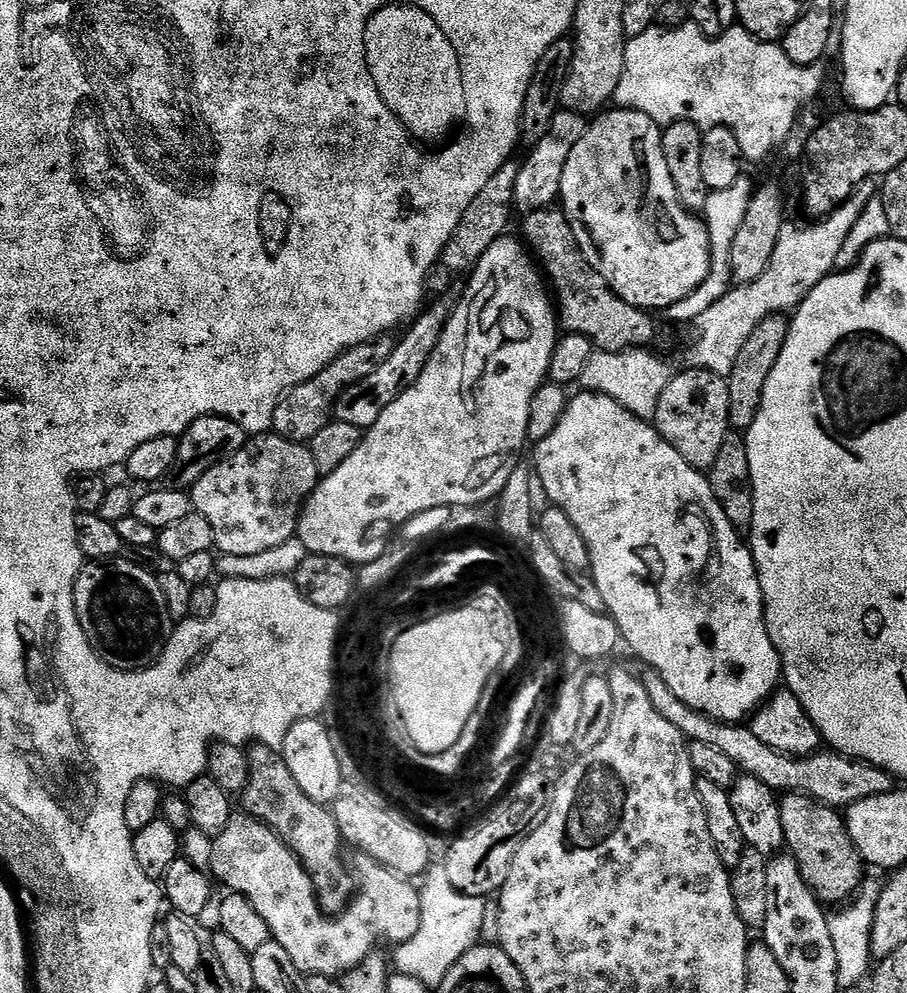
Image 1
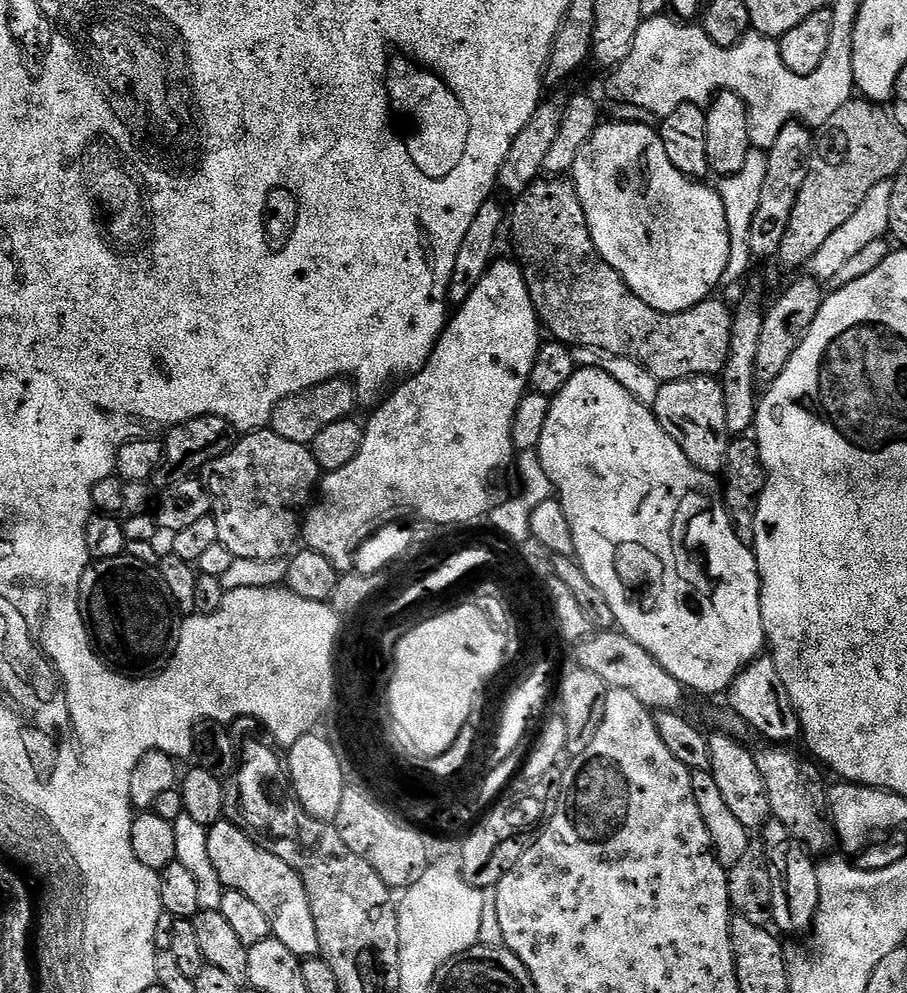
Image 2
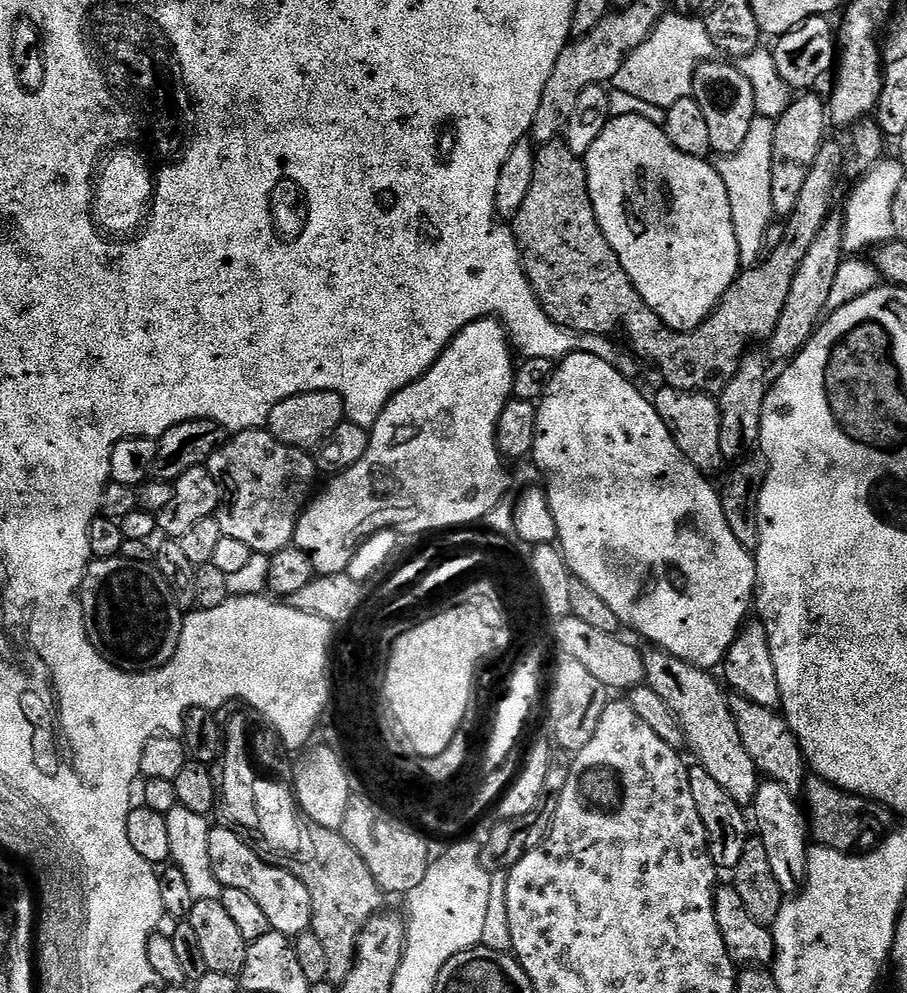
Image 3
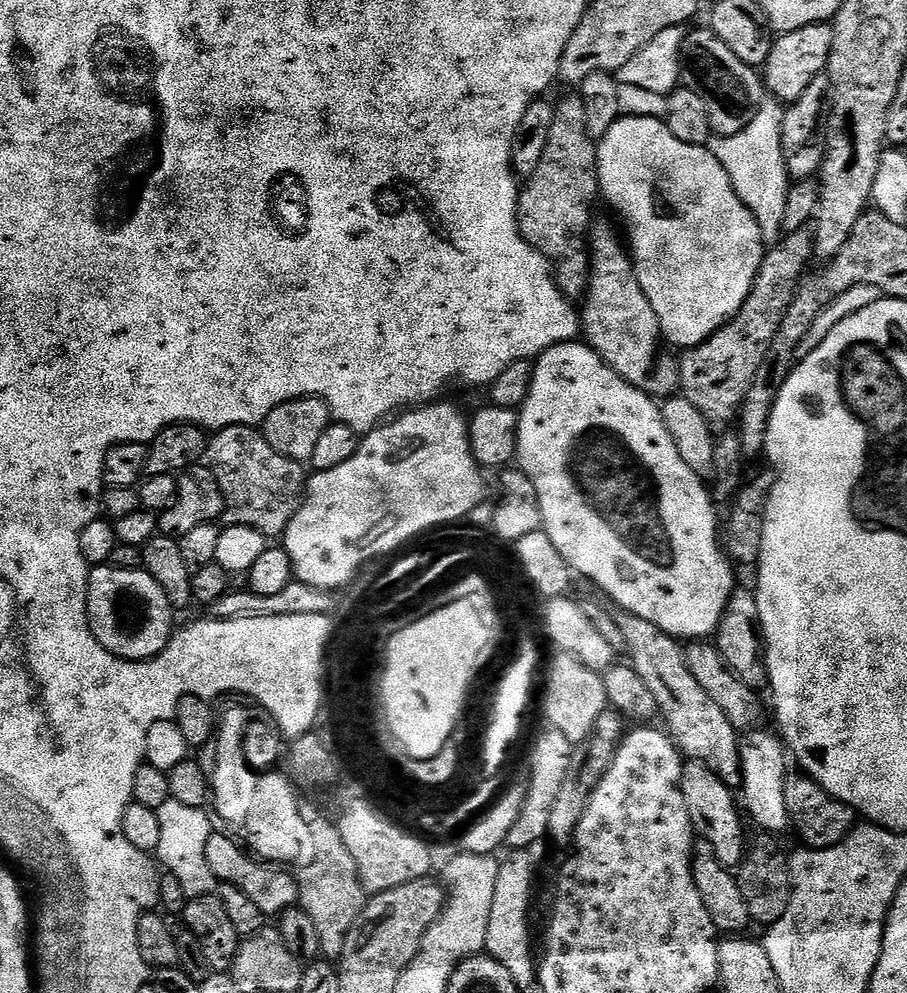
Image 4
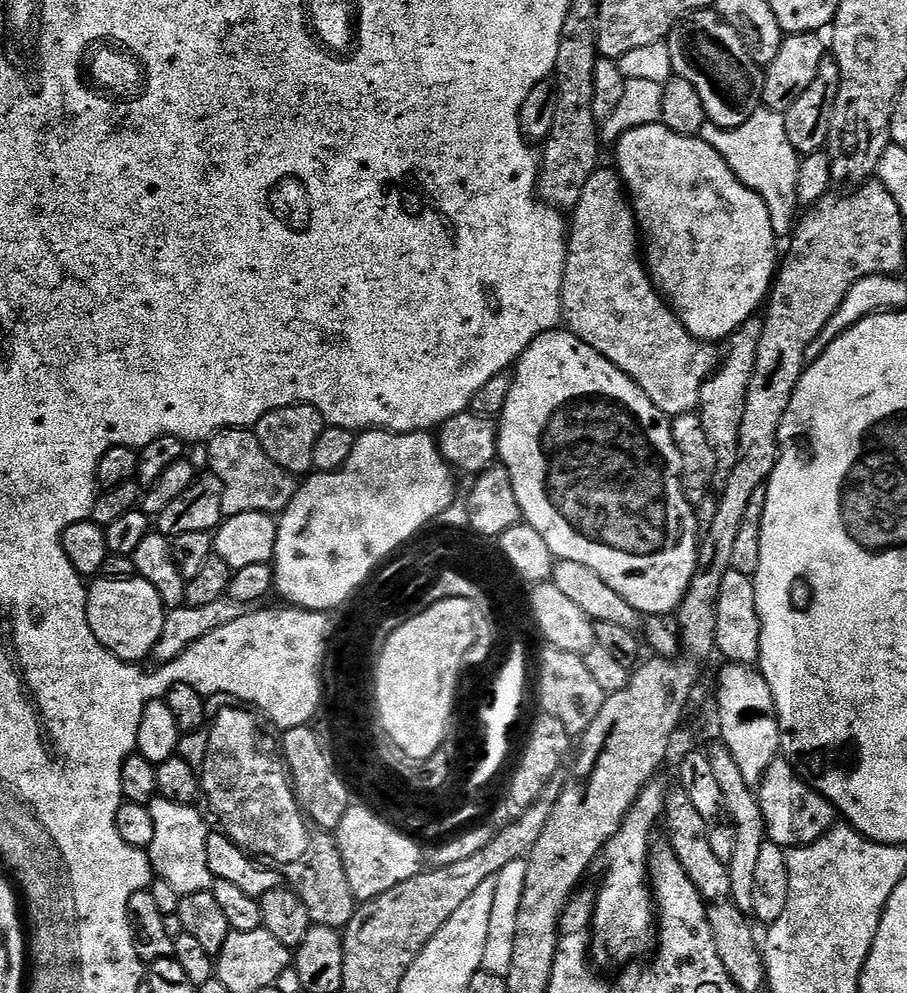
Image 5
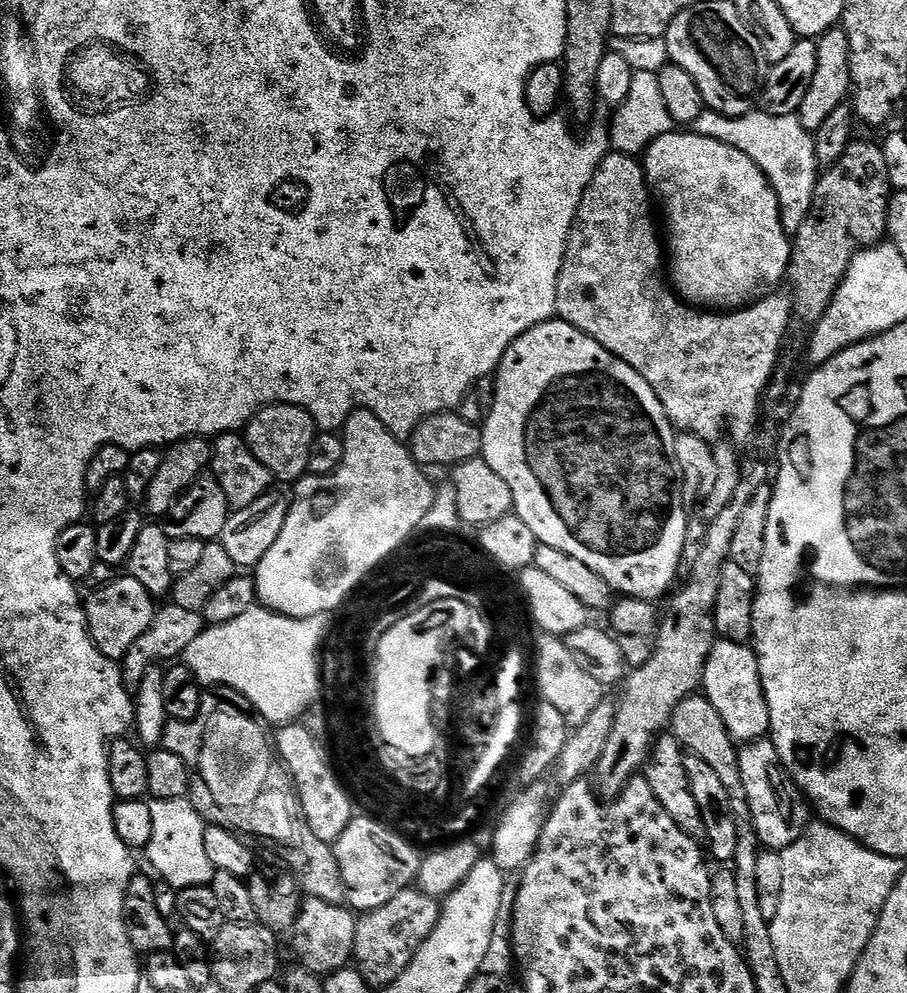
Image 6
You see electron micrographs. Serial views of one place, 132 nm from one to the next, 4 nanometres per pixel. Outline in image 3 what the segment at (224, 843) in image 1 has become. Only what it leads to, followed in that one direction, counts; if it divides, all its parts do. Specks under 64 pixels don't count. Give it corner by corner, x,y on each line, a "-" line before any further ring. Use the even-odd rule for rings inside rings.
212,826
209,830
209,854
210,866
213,868
214,878
218,880
224,888
233,888
234,890
246,890
246,894
250,894
250,898
254,898
254,902
258,902
258,907
266,914
266,918
270,918
270,926
272,931
280,932
286,937
295,938
301,936
302,933
309,931
312,926
312,907
310,906
310,890
306,890
306,886
302,886
302,882
294,874
290,874
285,868
279,868
273,864
268,864
259,856
255,848
251,848
249,844
240,837
240,833
236,831
235,827
228,826
228,828
217,828

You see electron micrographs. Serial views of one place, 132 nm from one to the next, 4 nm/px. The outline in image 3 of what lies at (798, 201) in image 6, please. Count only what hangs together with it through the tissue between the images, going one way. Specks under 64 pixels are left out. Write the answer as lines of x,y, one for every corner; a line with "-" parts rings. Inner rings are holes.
757,115
742,147
732,156
716,156
714,163
722,182
726,182
726,194
730,194
730,214
734,218
734,234
738,238
738,254
741,269
754,268
760,263
762,238
774,223
770,198
770,174
774,162
775,123
769,117

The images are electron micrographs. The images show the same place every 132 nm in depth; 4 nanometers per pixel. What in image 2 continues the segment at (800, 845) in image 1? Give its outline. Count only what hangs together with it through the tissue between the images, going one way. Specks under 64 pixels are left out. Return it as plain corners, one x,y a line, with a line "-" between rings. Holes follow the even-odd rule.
764,746
761,752
755,753
758,762
758,774
762,774
764,793
768,799
768,811
799,844
804,845
809,853
824,852
834,844
834,833
828,814
828,793
826,783
820,777
821,769
812,768
808,772
808,784
804,784
804,764
788,752
784,746

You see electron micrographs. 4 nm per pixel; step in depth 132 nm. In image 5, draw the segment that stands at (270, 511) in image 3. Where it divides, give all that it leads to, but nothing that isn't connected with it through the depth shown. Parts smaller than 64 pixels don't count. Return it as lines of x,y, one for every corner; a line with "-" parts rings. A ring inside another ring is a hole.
223,428
206,441
211,475
224,483
224,515
237,516
243,512
283,513
294,498
298,480
288,472
258,442
255,431
246,428

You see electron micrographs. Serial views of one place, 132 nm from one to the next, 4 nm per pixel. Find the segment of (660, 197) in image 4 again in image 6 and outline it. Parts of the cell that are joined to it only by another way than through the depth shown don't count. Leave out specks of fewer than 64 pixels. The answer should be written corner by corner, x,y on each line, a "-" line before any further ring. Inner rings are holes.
673,130
649,145
642,163
651,191
664,199
668,211
666,252
670,257
670,284
681,301
704,310
735,310
747,308
779,289
776,287
780,280
782,284
792,263
793,241
784,229
780,197
764,171
745,152
721,140
700,136
694,130

